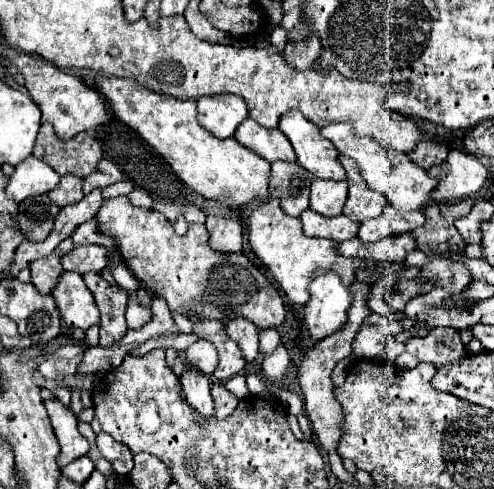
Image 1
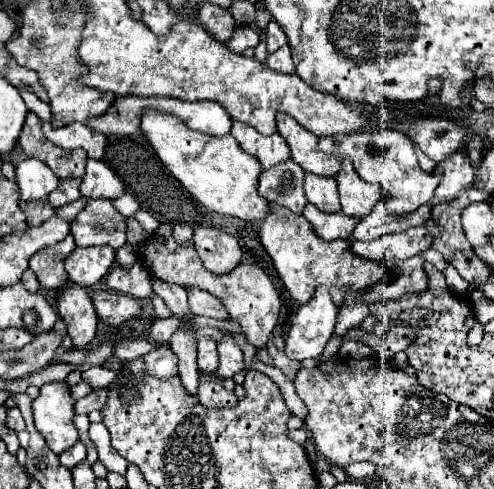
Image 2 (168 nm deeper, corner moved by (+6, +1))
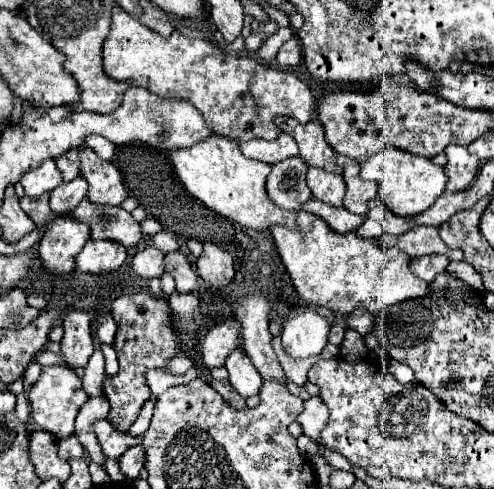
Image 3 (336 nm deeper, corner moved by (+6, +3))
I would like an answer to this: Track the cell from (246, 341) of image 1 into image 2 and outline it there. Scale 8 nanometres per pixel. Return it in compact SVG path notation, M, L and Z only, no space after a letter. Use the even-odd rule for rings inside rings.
M188 290L188 304L192 314L200 314L200 316L210 316L210 318L218 318L218 320L230 320L228 312L224 310L224 304L204 292L204 290Z

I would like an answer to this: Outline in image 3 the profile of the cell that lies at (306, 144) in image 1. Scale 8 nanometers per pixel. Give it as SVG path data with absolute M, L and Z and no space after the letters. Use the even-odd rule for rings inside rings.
M280 116L274 120L276 126L290 134L300 148L300 156L308 166L322 168L326 172L342 174L342 168L336 164L336 152L324 138L324 126L318 120L310 120L308 124L300 124L296 118Z

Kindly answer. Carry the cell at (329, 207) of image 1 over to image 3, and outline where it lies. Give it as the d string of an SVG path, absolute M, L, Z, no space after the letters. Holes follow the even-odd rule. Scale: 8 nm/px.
M308 168L308 186L316 200L328 202L332 206L342 206L346 194L346 184L342 176L330 174L320 168Z

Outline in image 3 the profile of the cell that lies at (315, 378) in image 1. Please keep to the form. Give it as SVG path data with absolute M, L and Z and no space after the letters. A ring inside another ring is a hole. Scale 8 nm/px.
M426 255L418 256L418 258L412 258L410 261L410 269L412 272L422 278L422 280L434 280L436 274L444 272L446 266L448 266L448 258L445 255Z

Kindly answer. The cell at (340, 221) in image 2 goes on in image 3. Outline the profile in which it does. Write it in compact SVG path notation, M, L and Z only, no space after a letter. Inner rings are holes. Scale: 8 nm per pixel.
M308 200L304 202L302 206L304 212L312 212L312 214L318 214L320 218L324 218L328 222L328 226L340 234L346 234L346 232L354 232L366 218L364 216L358 216L358 214L352 214L348 212L346 208L336 208L336 206L330 206L330 204L324 204L320 200Z

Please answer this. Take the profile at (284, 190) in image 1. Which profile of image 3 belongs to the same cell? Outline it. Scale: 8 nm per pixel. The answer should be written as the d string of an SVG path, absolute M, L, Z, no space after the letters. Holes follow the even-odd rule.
M300 156L274 164L266 182L272 202L286 210L300 210L300 206L312 198L312 192L306 184L306 170L308 164Z

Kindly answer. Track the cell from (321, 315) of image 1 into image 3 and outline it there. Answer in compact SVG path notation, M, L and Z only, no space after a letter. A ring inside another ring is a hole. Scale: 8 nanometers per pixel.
M304 312L282 328L282 348L292 358L318 356L328 342L330 324L316 312Z

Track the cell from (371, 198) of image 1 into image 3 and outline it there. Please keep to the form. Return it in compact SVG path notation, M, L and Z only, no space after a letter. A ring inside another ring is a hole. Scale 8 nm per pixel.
M338 154L336 158L338 166L344 168L344 182L346 182L346 198L344 208L352 214L366 214L368 200L372 200L378 194L378 184L368 182L360 178L360 164L344 154Z

